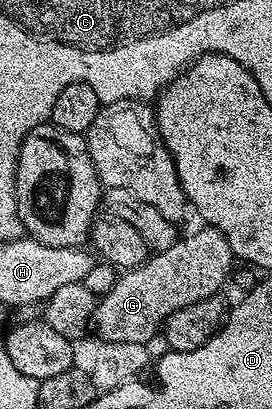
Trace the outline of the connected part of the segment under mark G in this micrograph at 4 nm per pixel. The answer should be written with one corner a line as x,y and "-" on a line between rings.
201,226
202,229
186,236
181,236
167,251
151,254
147,261
138,265
134,269
129,269
117,276
115,285
108,293
101,296
94,308
93,326
97,331
98,339
103,342
116,343
140,343
146,345
150,339
165,324
167,318
171,317
181,307
191,306
201,299
217,296
220,287
225,283
236,258
228,244
228,239
224,238
218,228

